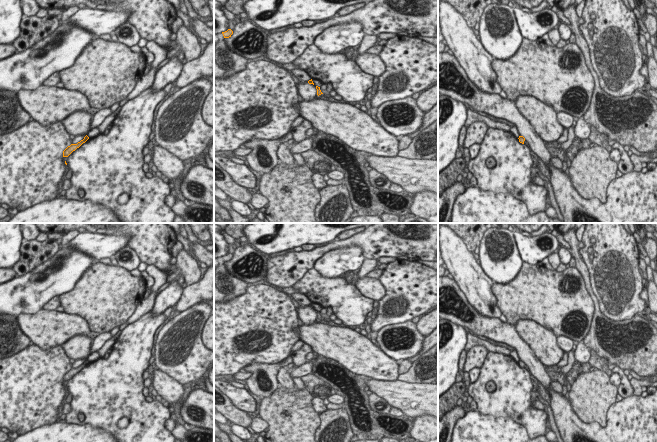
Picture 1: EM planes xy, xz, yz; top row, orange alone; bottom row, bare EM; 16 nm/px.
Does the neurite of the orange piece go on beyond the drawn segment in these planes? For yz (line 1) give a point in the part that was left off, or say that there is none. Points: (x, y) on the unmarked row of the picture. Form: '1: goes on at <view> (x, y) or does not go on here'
1: does not go on here

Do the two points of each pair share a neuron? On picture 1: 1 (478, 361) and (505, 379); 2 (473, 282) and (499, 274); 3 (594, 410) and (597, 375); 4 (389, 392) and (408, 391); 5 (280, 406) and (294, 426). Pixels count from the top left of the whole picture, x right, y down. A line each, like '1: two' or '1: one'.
1: two
2: two
3: one
4: one
5: one

